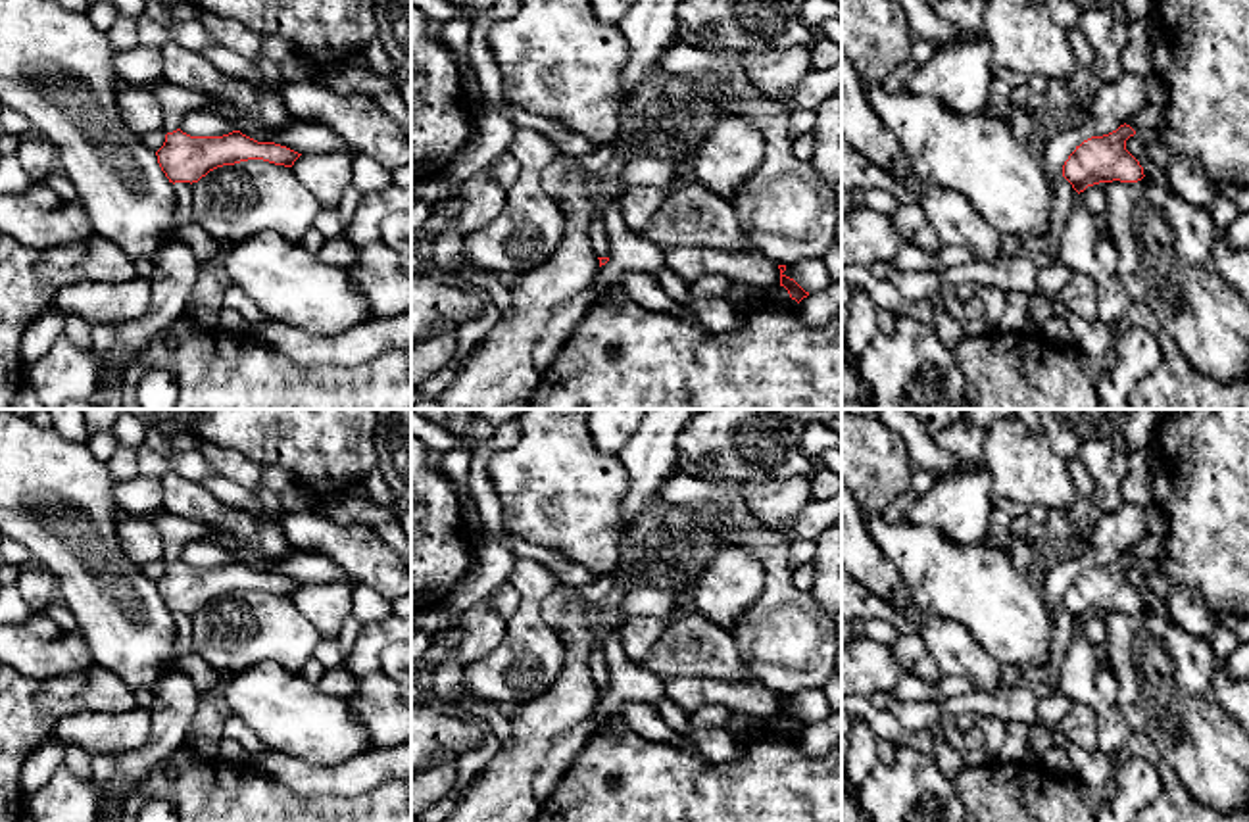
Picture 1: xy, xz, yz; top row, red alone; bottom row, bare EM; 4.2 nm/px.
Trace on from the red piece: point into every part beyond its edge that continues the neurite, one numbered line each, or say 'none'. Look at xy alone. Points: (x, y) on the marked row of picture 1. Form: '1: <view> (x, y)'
none

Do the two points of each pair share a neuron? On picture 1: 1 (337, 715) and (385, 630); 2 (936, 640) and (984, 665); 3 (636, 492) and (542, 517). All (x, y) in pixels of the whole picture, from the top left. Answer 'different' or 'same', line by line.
1: different
2: same
3: different

